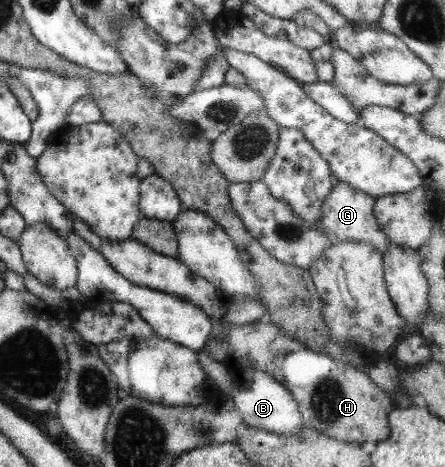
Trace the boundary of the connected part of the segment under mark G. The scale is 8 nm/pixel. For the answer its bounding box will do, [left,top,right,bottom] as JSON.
[321,181,393,254]

